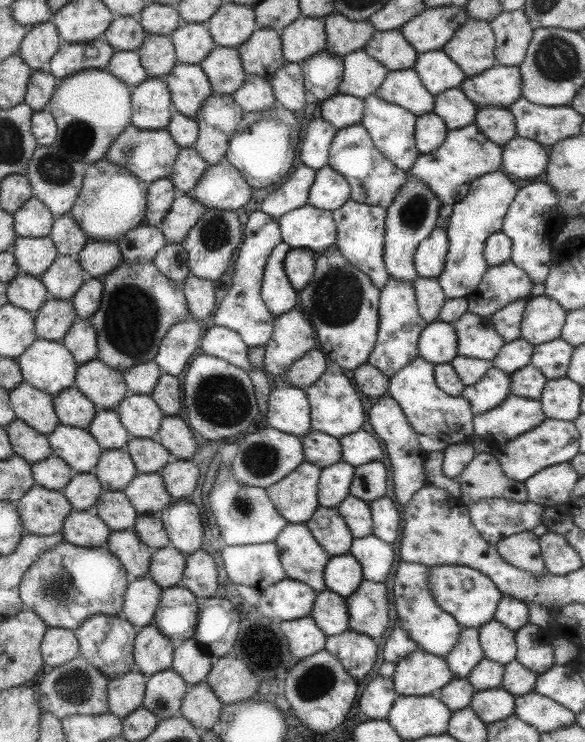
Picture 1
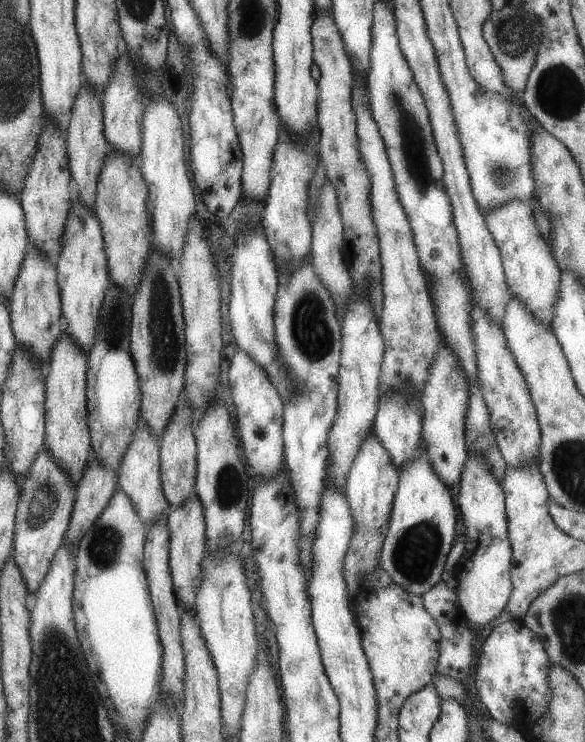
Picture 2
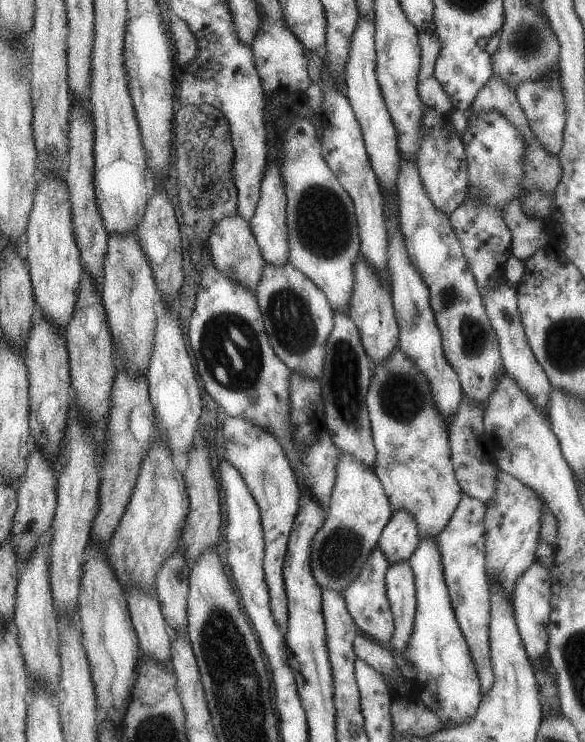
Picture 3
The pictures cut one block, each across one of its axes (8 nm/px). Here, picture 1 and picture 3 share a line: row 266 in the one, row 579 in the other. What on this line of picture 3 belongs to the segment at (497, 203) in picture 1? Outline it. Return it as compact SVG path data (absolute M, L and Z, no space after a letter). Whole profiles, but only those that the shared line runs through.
M463 494L449 522L435 538L439 554L441 554L443 581L453 606L457 625L469 646L469 656L473 660L473 666L477 670L479 684L481 684L481 695L485 694L493 684L487 642L489 585L485 569L485 508L486 506L479 500Z

